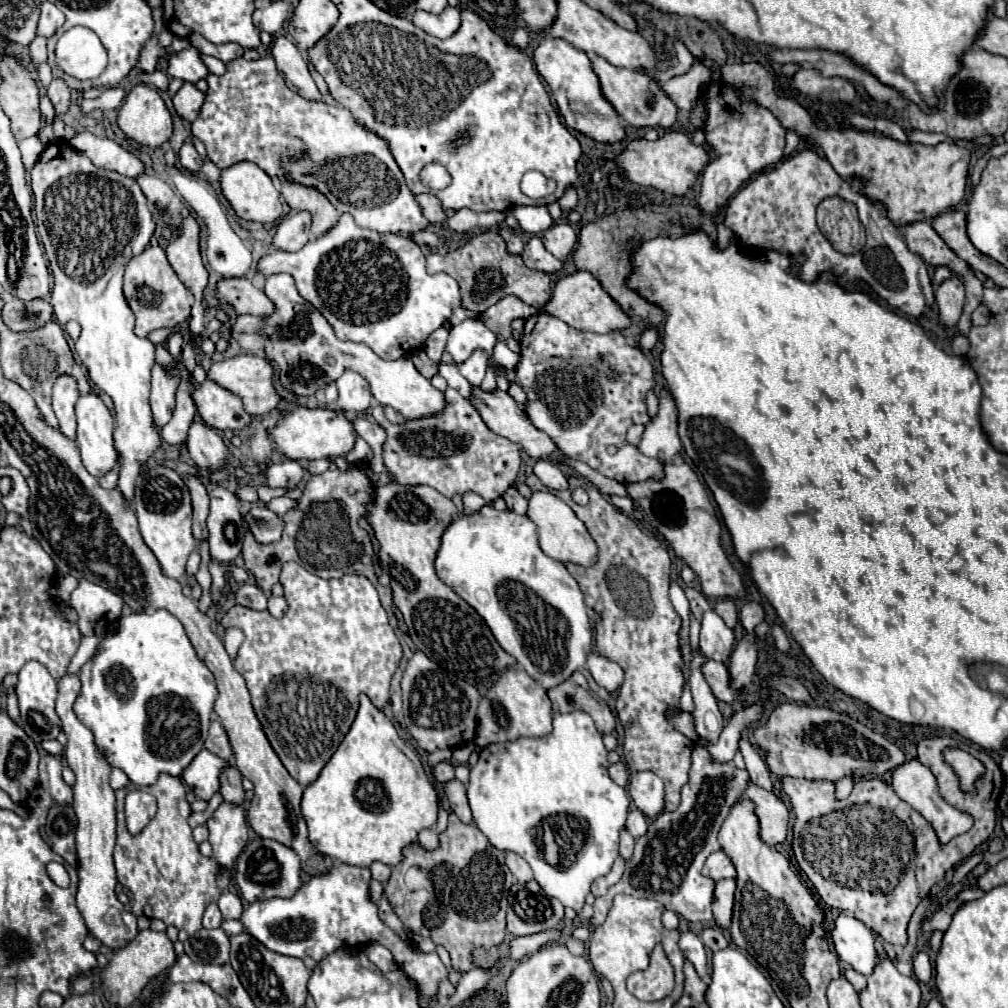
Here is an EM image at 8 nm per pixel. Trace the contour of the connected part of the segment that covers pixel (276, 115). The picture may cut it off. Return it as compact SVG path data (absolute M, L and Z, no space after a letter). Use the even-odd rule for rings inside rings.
M239 57L225 63L225 67L227 71L223 75L207 75L209 89L205 93L205 103L199 111L199 117L191 123L191 133L205 143L207 157L219 169L227 169L241 161L251 161L259 165L271 179L285 177L291 183L301 183L305 187L317 189L331 201L337 211L351 213L359 227L377 233L411 233L421 231L429 225L419 205L415 203L415 197L409 191L405 179L401 179L401 169L397 167L393 155L387 151L387 143L375 133L359 127L345 107L303 99L291 91L275 69L273 57L263 57L257 61L245 61Z

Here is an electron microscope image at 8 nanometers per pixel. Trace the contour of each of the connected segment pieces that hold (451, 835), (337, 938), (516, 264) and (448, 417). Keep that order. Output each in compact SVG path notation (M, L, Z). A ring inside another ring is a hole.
M449 813L449 825L439 833L439 847L435 851L423 851L417 845L407 847L405 859L393 867L383 895L411 933L429 937L435 945L443 945L451 955L453 969L463 973L473 967L475 947L489 951L503 943L511 879L505 853L495 849L475 823L463 823L455 813ZM411 865L419 865L431 875L441 873L441 885L433 889L409 889L403 875Z
M335 863L335 867L325 875L311 877L307 883L303 883L291 899L263 899L251 903L239 921L243 923L245 931L267 949L289 957L309 955L311 959L319 961L335 951L335 947L367 945L369 941L381 943L393 953L397 965L417 983L419 991L425 995L435 995L437 983L447 979L445 965L437 953L423 953L417 947L411 947L379 919L377 905L369 899L369 879L369 869Z
M487 231L471 241L467 241L463 247L439 255L431 253L427 255L427 265L433 271L443 271L447 275L453 275L459 283L461 291L461 307L467 311L473 311L477 315L483 315L491 305L499 303L507 295L515 295L523 303L541 309L543 303L551 297L551 277L543 271L533 271L525 267L523 259L519 255L507 255L505 253L505 241L499 233Z
M455 389L443 391L445 395L445 407L431 417L419 417L419 419L407 419L403 425L391 423L385 415L381 405L373 405L373 419L385 429L387 439L383 443L383 465L389 473L395 475L395 479L403 485L431 485L435 487L441 495L453 497L453 495L463 495L465 491L475 491L483 499L493 501L497 499L507 487L511 487L517 479L519 467L521 467L521 455L519 455L519 445L493 433L481 419L475 407L467 403Z

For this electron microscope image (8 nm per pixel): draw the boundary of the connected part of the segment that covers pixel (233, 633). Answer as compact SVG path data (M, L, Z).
M237 628L227 629L224 637L224 646L228 654L232 659L235 659L237 656L237 651L243 642L244 635Z

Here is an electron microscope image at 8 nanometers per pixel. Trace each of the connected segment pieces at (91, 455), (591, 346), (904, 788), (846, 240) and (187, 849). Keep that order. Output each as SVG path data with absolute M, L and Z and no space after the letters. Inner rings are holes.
M95 393L79 397L75 413L77 447L83 465L99 479L117 465L117 451L113 447L113 415Z
M535 313L525 325L529 329L523 331L521 359L515 367L517 383L527 393L523 415L553 439L563 459L585 461L623 485L661 477L663 465L627 443L627 429L633 423L649 421L645 395L653 387L653 367L643 351L627 345L629 341L619 331L605 335L575 331L547 313ZM535 325L541 327L541 333L533 331Z
M917 757L893 767L891 771L891 783L893 783L893 791L903 799L907 801L909 805L913 805L925 819L929 819L939 835L939 841L941 843L947 843L949 839L953 839L955 835L961 835L963 831L969 831L973 827L973 815L965 813L965 811L959 811L955 807L951 807L949 803L945 803L937 791L937 783L935 783L935 777L933 773L929 773L929 767L923 765Z
M825 197L817 207L817 225L823 235L827 235L833 247L841 253L857 253L865 243L865 229L857 217L857 207L841 197Z
M161 775L159 781L147 789L157 797L159 809L149 825L137 835L131 835L127 831L123 819L123 801L129 787L116 790L117 845L113 857L118 882L134 896L135 903L132 904L131 911L137 916L175 925L177 929L181 929L181 941L187 941L201 929L201 917L207 903L217 903L221 891L229 887L231 873L221 871L213 857L205 857L199 853L199 847L193 841L191 827L187 825L187 817L191 811L183 789L185 787L179 777ZM153 893L157 897L155 903L149 901ZM143 897L147 899L145 905L141 905Z

